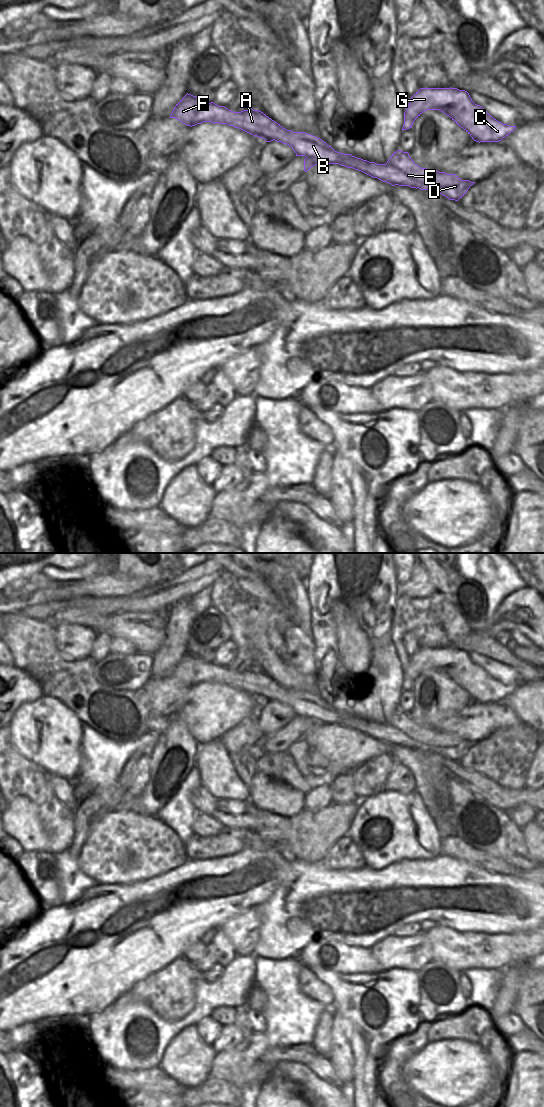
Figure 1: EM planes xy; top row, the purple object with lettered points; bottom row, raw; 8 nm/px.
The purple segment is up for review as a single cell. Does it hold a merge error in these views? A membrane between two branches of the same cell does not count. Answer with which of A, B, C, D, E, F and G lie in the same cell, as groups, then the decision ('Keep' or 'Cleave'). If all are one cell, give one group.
Groups: A B D E F / C G. Cleave

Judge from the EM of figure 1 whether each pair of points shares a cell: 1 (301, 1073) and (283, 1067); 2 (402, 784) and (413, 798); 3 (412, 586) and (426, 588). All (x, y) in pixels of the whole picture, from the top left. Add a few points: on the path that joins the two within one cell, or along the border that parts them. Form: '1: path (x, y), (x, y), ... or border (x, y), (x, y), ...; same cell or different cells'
1: path (297, 1073), (287, 1071); same cell
2: border (415, 789), (408, 793), (386, 791); different cells
3: path (415, 586), (423, 586); same cell

